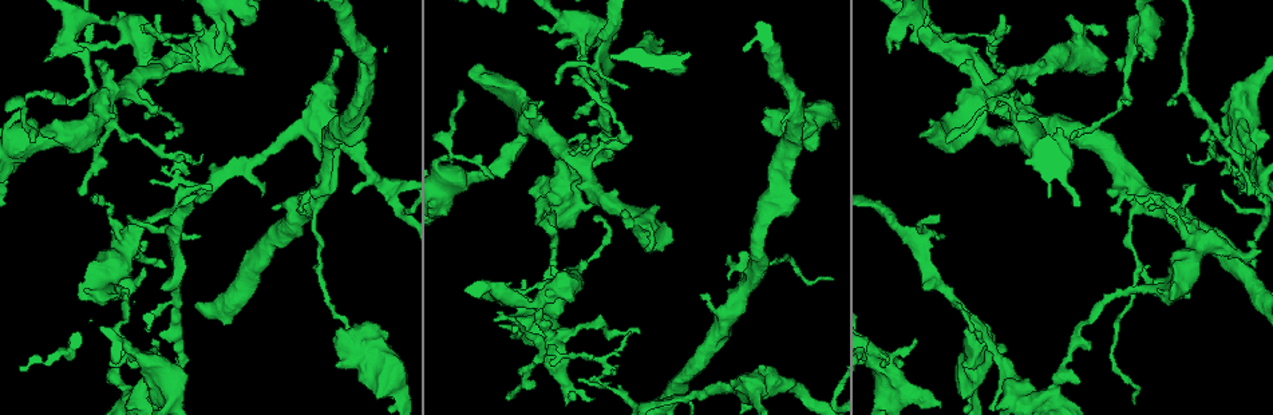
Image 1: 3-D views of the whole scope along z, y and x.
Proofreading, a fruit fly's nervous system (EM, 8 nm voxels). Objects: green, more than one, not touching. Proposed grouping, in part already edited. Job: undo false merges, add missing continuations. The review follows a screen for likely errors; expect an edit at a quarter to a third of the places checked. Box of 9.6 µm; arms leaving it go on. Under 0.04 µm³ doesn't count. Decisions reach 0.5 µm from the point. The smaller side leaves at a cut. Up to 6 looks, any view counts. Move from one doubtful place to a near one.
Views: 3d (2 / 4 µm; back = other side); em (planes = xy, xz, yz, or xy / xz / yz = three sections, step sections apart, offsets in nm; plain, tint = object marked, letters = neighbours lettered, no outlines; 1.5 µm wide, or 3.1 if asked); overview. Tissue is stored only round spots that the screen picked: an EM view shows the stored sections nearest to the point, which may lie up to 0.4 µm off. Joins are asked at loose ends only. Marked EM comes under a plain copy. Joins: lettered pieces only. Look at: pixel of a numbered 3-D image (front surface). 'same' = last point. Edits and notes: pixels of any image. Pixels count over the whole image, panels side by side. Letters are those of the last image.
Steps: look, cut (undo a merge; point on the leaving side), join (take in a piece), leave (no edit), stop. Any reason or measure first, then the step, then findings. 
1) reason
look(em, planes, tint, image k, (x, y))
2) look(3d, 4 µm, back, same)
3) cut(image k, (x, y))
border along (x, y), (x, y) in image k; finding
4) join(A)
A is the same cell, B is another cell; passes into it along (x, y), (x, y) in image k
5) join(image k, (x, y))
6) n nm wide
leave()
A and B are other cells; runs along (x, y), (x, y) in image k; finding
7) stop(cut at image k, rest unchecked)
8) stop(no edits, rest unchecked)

an open end
look(3d, 4 µm, image 1, (1140, 58))

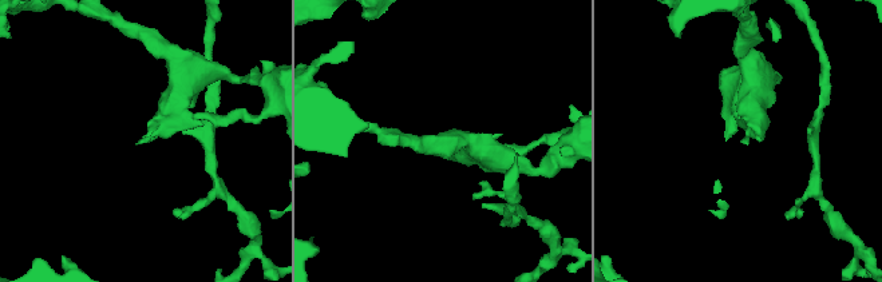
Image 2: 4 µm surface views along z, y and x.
look(em, xy, step 4, letters, image 2, (136, 144))

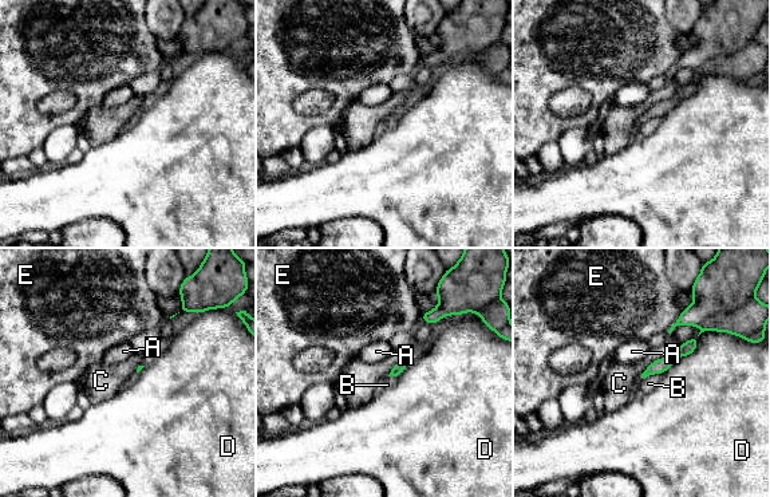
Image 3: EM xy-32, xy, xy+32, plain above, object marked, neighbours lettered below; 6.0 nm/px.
leave()
A, B, C, D and E are other cells; border along (662, 357), (655, 359), (640, 375) in image 3; no lettered piece goes on from it

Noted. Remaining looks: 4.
two arms at a narrow angle
look(em, planes, letters, image 1, (525, 130))

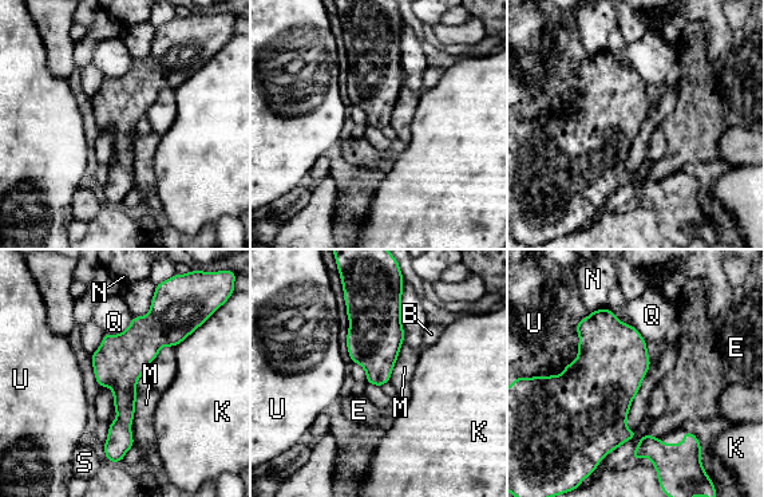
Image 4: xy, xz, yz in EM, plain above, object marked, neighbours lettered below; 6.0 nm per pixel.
leave()
B, E, K, M, N, Q, S and U are other cells; all the same neuron

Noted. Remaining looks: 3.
thin end
look(3d, 4 µm, image 1, (94, 197))

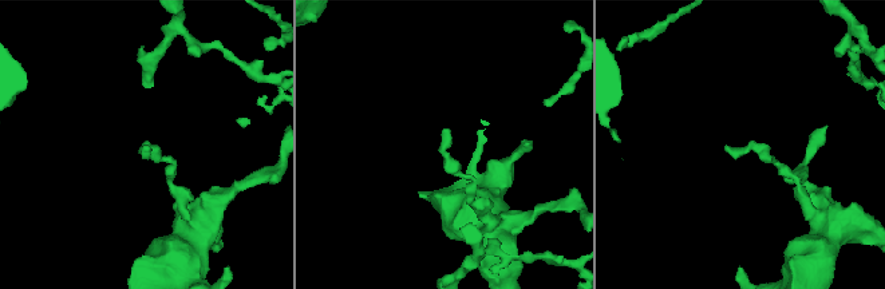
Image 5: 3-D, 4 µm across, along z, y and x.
look(em, xy, step 8, tint, image 5, (146, 145))

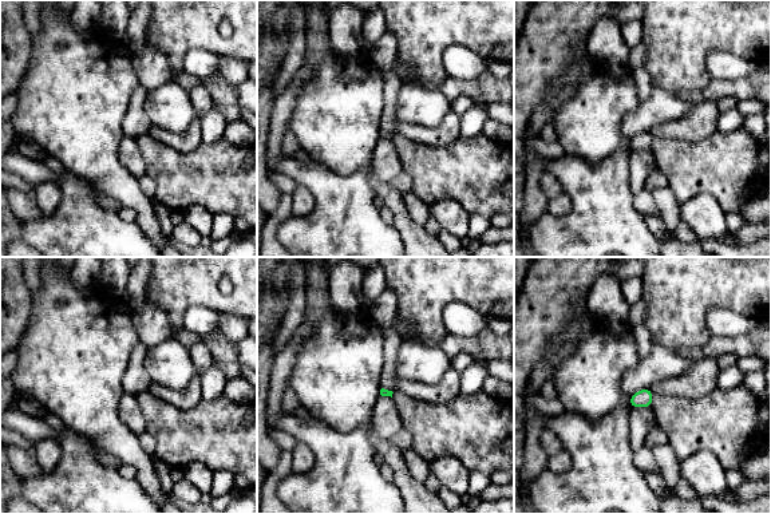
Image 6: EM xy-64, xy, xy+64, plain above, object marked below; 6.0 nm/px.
another direction
look(em, planes, letters, same)

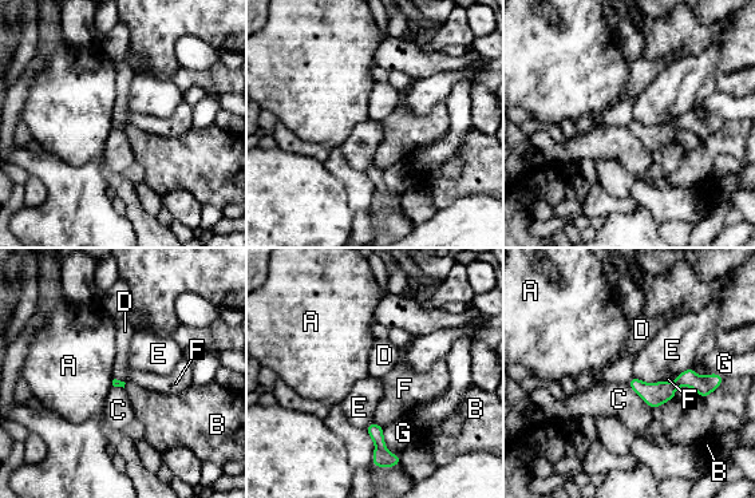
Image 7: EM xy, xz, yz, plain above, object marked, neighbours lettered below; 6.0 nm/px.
leave()
A, B, C, D, E, F and G are other cells; border along (632, 376), (627, 382) in image 7; no lettered piece goes on from it

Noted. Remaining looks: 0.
stop(no edits, rest unchecked)

